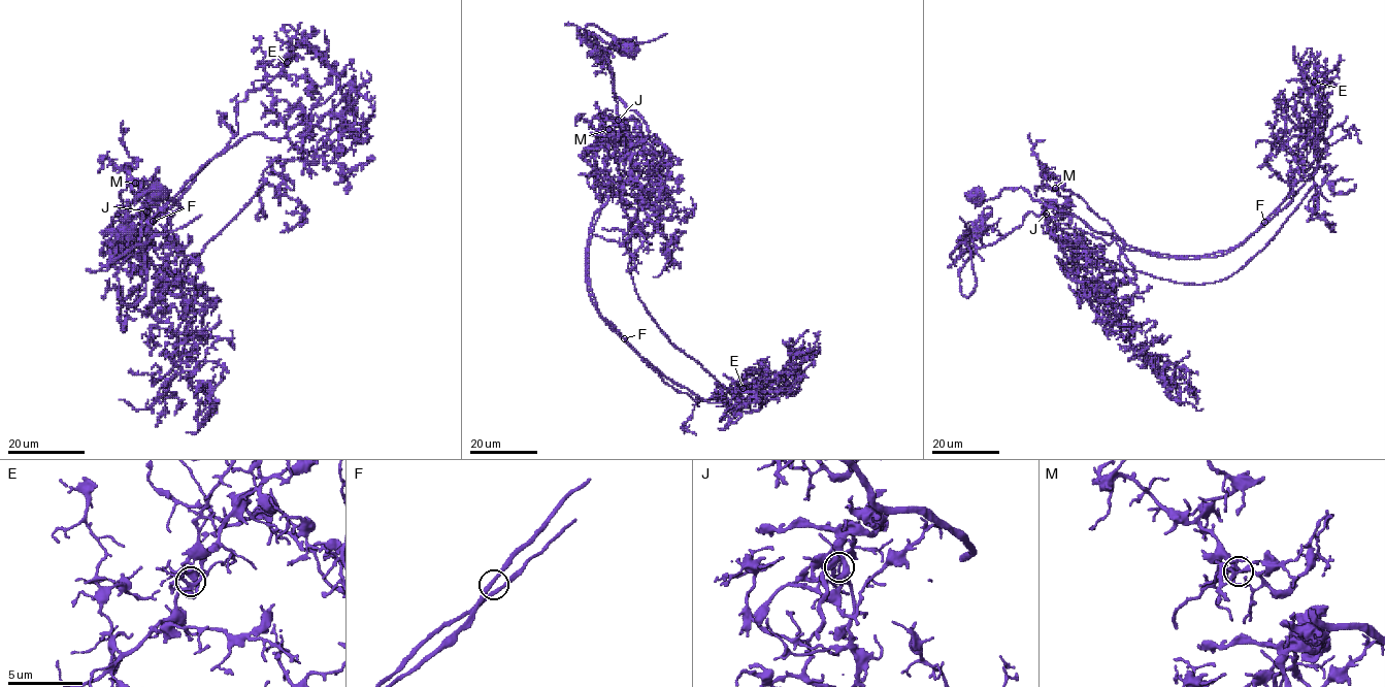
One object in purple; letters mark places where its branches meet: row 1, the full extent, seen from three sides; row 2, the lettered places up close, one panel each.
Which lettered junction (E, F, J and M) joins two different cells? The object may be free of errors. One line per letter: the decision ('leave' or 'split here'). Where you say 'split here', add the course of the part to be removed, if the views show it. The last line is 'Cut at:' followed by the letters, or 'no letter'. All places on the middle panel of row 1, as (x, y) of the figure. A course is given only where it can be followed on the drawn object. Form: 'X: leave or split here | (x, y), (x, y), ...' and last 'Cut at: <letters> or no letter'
E: leave
F: leave
J: split here | (618, 120), (606, 52), (591, 34), (617, 45), (589, 25), (587, 41), (604, 54), (604, 67), (594, 72)
M: leave
Cut at: J

